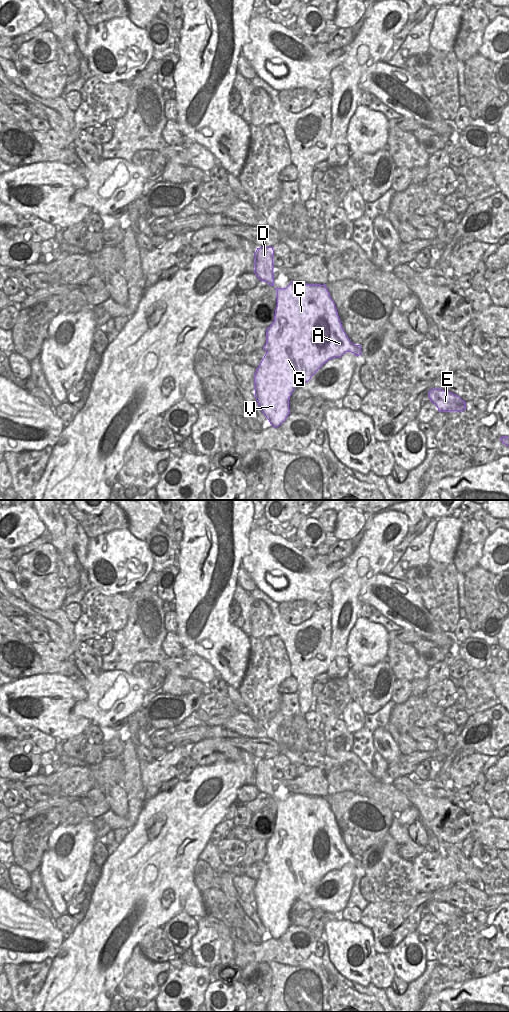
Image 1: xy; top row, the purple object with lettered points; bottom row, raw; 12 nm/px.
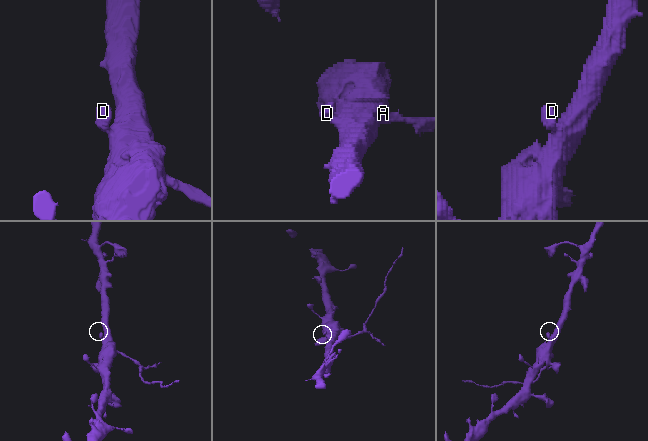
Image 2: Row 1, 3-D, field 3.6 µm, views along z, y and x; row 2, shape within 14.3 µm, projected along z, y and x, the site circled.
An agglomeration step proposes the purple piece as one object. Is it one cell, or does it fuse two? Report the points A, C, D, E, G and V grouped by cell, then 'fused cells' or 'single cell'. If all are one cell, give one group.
A C D G V / E; fused cells

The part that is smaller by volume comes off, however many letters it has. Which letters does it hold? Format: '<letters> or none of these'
E

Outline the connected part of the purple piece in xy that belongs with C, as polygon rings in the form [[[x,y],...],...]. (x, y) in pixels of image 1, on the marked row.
[[[292,281],[286,288],[275,288],[277,290],[277,307],[273,323],[267,328],[266,351],[254,376],[255,398],[258,405],[273,427],[280,426],[290,413],[289,400],[293,390],[303,383],[308,382],[311,377],[328,360],[341,357],[346,352],[358,353],[360,345],[354,345],[344,332],[337,309],[326,285],[306,284]]]

